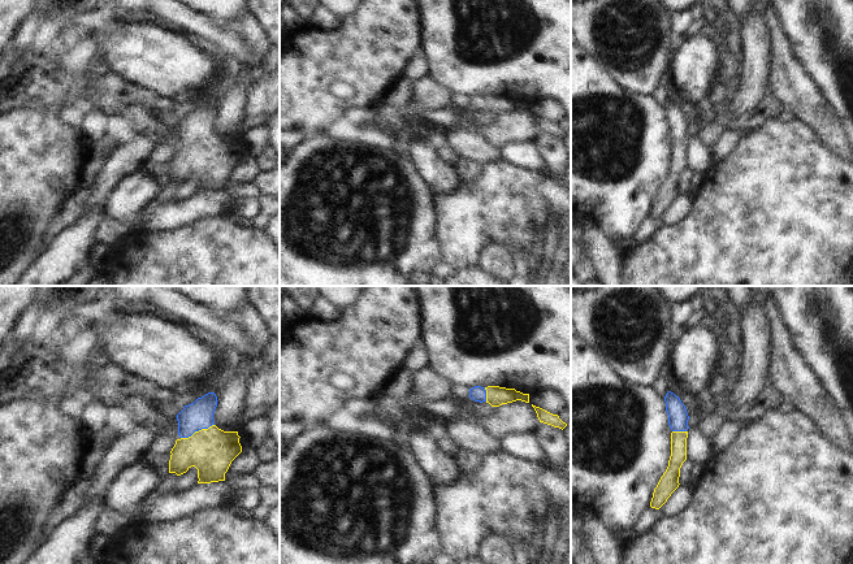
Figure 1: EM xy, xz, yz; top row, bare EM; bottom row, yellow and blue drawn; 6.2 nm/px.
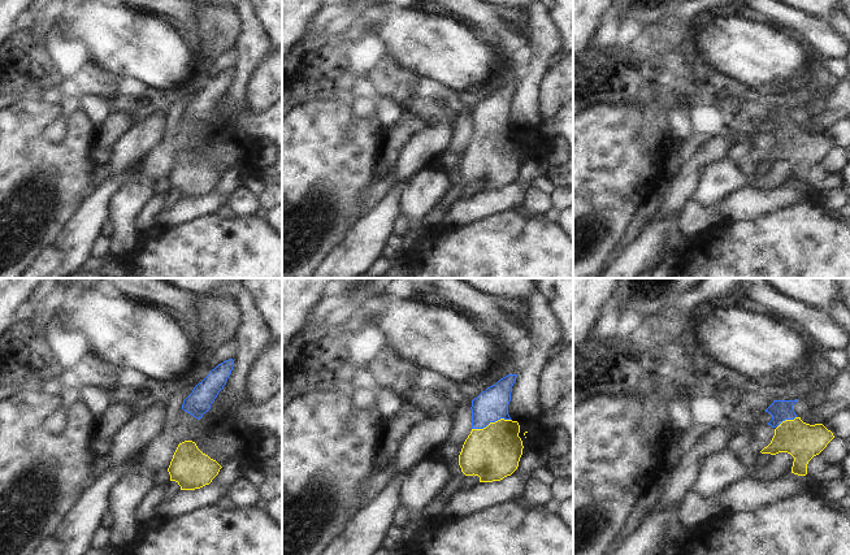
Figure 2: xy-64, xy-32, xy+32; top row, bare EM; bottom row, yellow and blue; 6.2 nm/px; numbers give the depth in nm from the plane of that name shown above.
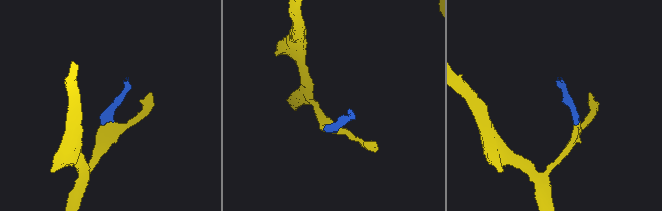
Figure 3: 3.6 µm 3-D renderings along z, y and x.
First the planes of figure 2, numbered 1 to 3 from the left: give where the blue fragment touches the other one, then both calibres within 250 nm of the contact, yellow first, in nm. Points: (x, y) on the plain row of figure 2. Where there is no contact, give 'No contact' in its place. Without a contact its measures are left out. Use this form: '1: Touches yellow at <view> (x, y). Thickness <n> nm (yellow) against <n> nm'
1: No contact
2: Touches yellow at xy-32 (490, 131). Thickness 320 nm (yellow) against 200 nm
3: Touches yellow at xy+32 (786, 129). Thickness 220 nm (yellow) against 130 nm.

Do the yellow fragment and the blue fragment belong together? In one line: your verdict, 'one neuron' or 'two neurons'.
one neuron

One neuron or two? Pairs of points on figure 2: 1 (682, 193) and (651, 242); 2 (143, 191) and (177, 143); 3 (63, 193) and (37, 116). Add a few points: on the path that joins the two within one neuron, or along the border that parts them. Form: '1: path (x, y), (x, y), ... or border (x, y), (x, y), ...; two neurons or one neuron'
1: border (677, 213), (669, 220), (654, 220); two neurons
2: border (154, 183), (129, 181), (120, 189); two neurons
3: path (43, 173), (34, 164), (34, 135); one neuron

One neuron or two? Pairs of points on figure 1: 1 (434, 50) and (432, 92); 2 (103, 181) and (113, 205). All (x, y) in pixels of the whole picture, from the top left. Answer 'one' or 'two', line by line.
1: two
2: two

